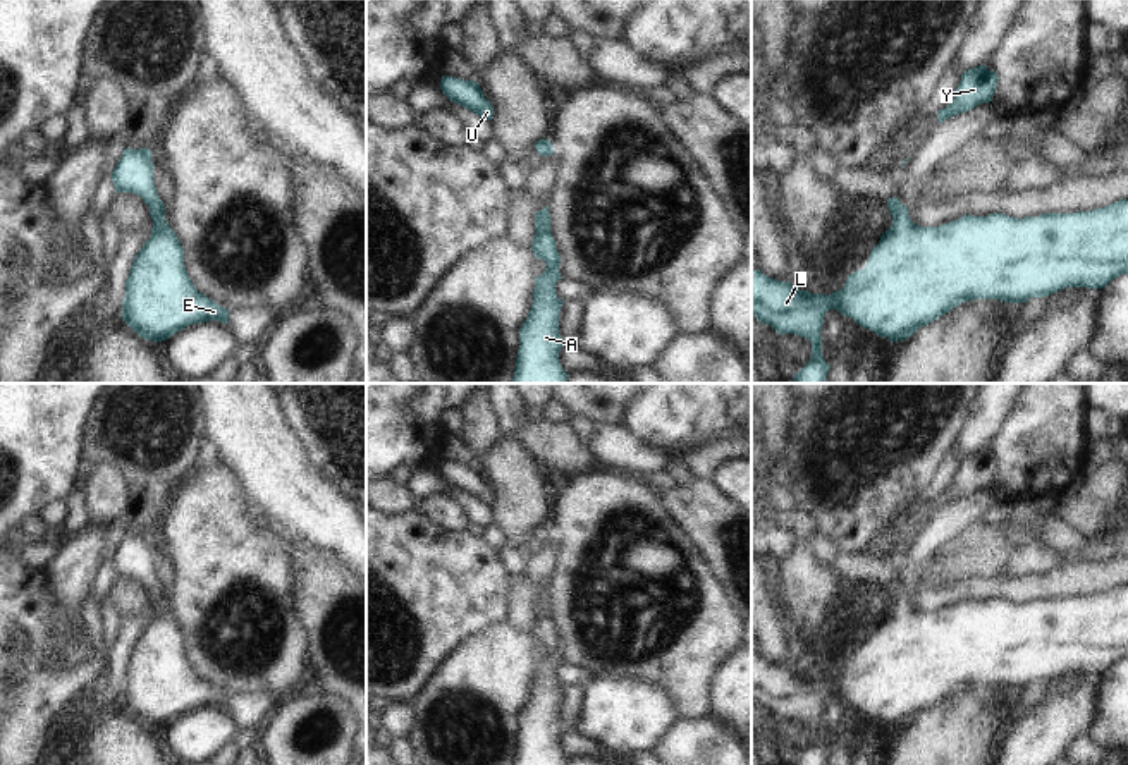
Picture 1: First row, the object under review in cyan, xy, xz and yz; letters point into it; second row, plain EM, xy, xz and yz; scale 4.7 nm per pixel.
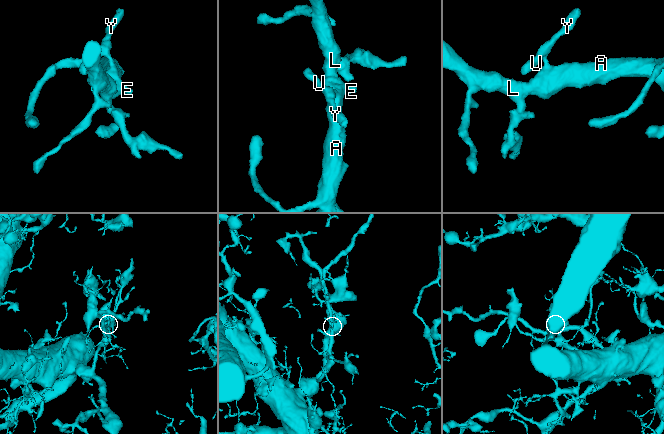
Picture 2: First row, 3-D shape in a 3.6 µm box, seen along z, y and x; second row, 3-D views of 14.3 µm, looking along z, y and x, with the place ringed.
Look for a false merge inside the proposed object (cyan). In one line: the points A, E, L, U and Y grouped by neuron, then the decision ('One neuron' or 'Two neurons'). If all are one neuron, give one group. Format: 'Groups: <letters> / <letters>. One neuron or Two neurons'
Groups: A E L U Y. One neuron.

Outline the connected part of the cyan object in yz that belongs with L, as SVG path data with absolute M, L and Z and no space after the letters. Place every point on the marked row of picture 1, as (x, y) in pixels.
M898 198L887 199L892 225L868 256L863 270L848 275L841 291L829 296L800 291L751 270L751 313L779 335L794 334L812 342L812 358L791 383L825 383L829 364L822 358L822 325L829 309L853 318L860 327L904 340L920 327L973 299L1027 303L1066 287L1102 289L1128 273L1128 199L1076 213L1042 213L1015 218L1004 213L965 215L939 227L911 222Z

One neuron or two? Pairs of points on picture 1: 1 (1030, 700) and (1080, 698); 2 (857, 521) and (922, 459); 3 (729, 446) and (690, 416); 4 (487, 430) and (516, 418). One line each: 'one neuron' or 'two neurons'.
1: two neurons
2: one neuron
3: two neurons
4: two neurons

